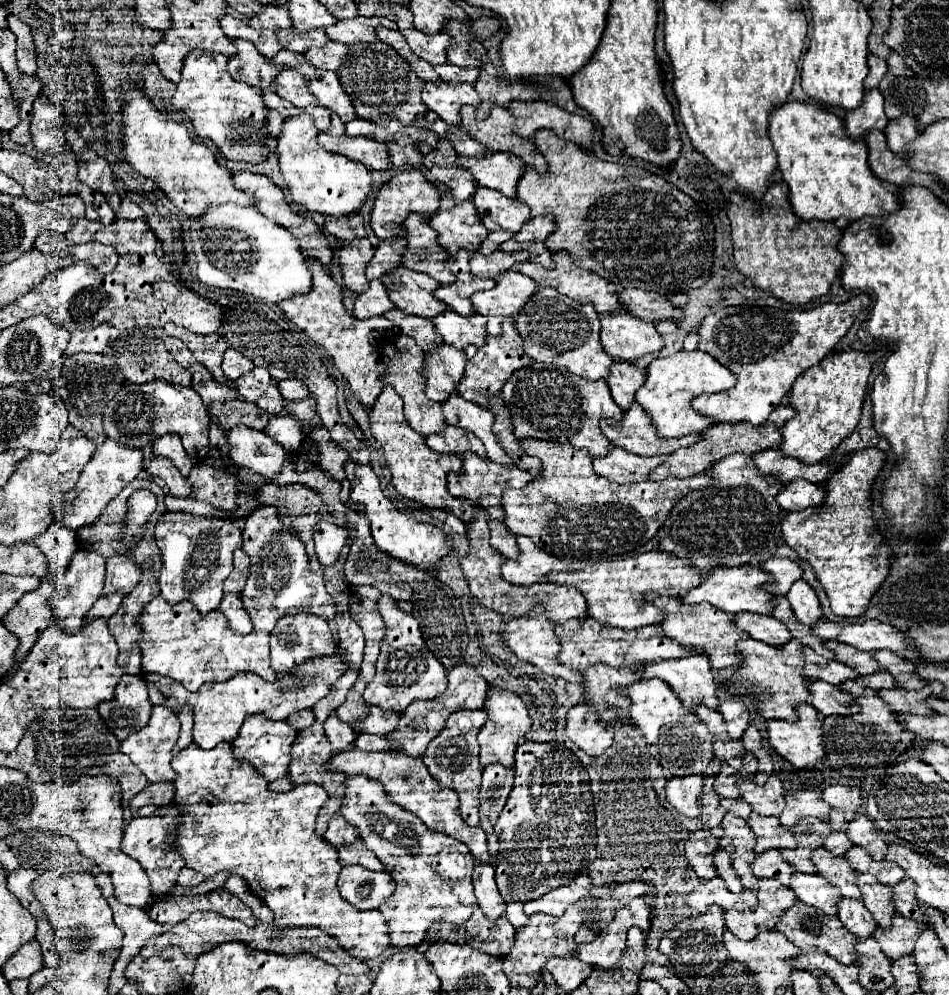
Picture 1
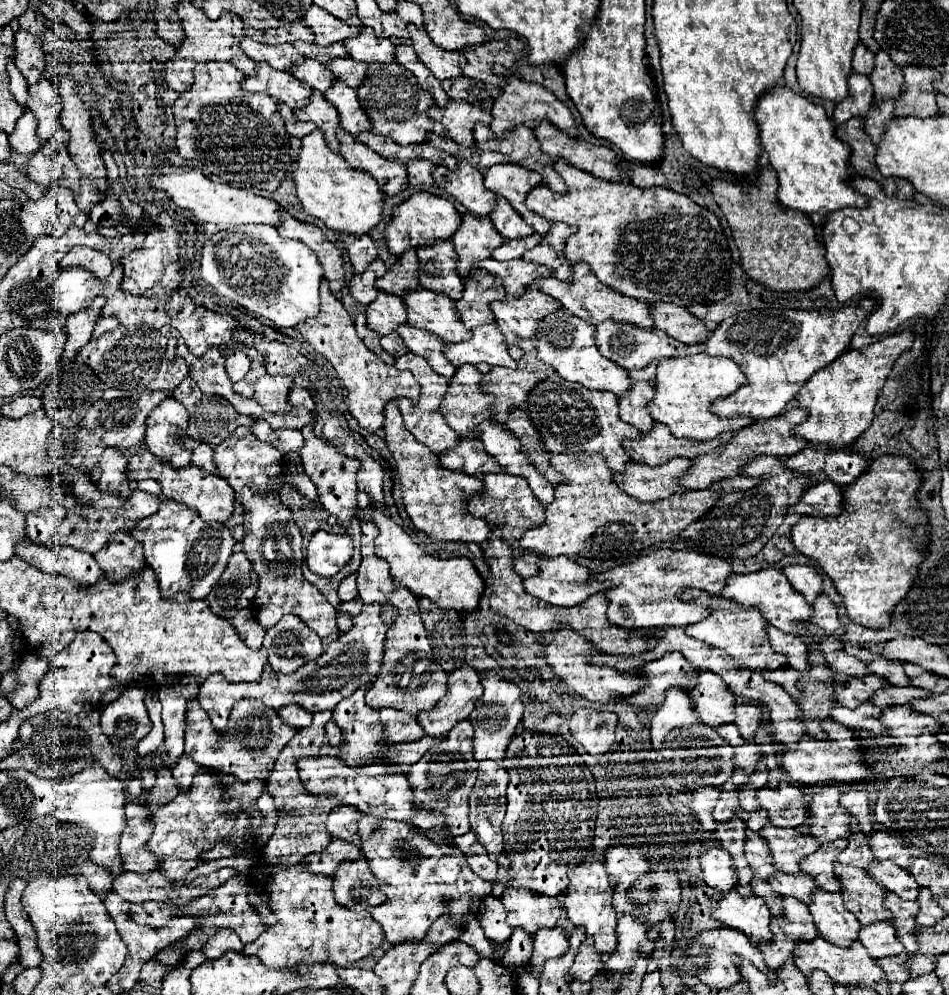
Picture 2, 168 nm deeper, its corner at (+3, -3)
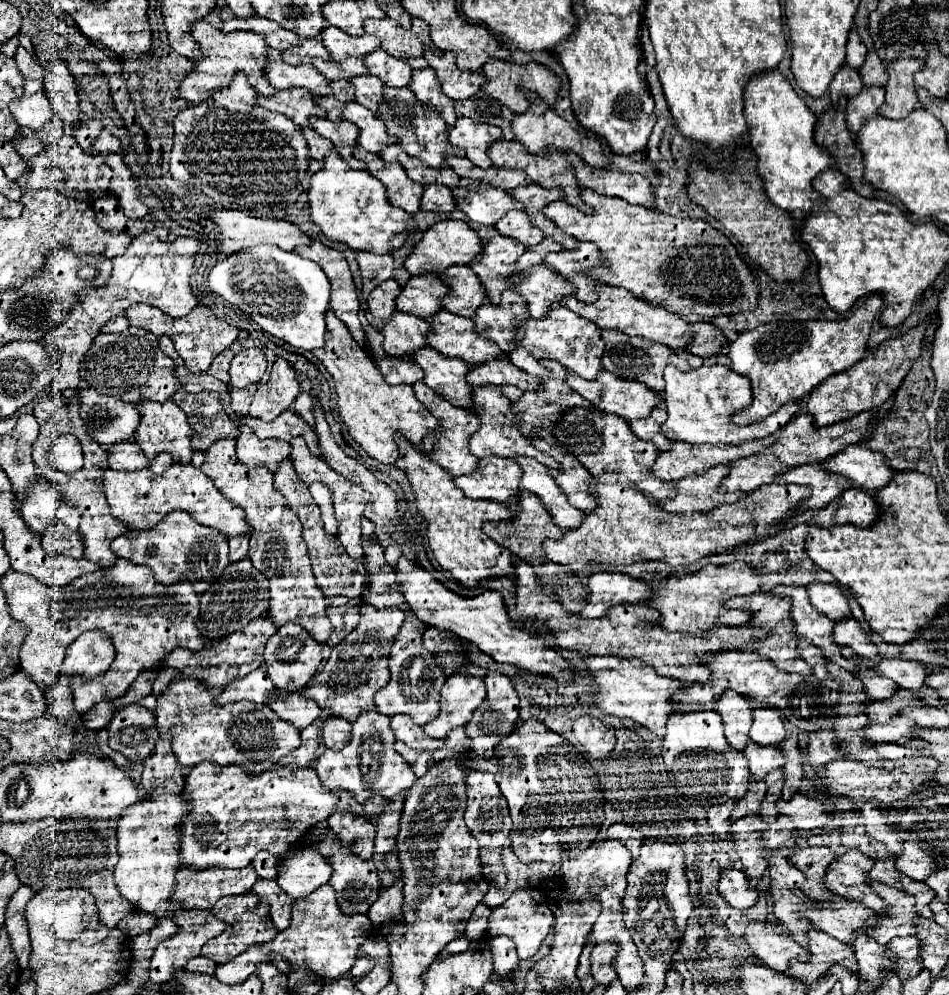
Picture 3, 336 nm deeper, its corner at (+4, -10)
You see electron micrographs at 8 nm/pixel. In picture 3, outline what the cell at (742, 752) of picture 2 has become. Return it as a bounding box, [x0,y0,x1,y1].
[744,741,786,781]

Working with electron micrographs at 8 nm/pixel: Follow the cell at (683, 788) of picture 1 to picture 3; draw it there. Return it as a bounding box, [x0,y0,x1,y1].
[705,800,735,836]

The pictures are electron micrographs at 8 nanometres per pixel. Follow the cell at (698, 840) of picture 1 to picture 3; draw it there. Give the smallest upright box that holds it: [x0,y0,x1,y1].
[718,869,758,909]

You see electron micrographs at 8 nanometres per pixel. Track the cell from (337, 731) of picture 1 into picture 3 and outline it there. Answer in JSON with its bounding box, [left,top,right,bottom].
[322,717,350,749]

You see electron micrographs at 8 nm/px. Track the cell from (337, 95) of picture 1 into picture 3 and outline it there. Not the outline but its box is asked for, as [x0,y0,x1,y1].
[344,103,398,153]

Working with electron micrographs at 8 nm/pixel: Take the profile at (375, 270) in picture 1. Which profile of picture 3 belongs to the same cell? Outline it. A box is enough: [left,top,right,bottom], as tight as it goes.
[396,275,450,319]

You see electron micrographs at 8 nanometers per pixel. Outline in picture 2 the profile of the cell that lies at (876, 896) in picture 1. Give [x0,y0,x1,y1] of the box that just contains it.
[883,892,917,952]

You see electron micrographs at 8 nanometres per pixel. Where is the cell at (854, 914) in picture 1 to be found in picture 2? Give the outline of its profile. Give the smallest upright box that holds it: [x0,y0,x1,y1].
[859,924,903,958]

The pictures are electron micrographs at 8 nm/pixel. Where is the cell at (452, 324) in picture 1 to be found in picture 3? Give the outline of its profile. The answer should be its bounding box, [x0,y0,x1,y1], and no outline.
[466,357,542,391]

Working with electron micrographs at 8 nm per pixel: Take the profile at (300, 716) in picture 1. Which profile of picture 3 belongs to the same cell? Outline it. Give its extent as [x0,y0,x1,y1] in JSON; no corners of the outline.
[268,693,320,729]

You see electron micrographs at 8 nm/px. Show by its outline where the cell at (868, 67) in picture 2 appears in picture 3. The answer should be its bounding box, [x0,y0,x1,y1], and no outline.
[846,29,866,69]

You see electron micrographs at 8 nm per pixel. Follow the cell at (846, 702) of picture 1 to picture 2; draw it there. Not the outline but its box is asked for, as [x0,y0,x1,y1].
[831,702,883,734]

